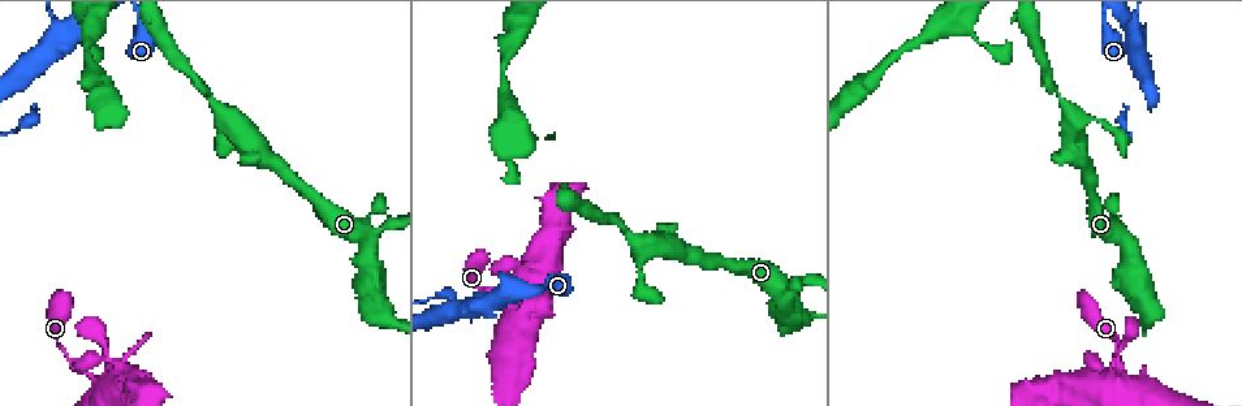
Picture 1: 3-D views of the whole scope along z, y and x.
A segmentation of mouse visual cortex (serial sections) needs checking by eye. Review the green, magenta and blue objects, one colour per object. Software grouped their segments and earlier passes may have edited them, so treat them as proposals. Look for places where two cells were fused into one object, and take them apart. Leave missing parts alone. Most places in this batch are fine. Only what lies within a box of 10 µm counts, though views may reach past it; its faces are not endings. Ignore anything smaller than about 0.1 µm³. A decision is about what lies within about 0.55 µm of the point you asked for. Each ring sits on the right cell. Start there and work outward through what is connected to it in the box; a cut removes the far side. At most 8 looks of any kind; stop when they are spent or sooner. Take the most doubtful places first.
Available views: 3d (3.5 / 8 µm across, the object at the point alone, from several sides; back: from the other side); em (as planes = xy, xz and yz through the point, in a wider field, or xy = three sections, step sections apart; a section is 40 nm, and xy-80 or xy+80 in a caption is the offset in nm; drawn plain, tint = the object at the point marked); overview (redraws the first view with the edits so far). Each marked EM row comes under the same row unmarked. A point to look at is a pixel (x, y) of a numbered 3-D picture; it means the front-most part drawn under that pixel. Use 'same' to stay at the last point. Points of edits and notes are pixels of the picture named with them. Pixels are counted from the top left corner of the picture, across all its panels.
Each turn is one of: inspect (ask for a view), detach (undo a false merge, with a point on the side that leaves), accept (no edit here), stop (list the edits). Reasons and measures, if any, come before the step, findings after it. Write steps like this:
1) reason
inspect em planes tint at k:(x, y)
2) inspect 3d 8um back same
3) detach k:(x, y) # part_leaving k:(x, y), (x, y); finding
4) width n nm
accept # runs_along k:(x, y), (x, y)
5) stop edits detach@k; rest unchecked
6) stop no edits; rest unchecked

inspect 3d 3.5um at 1:(96, 379)

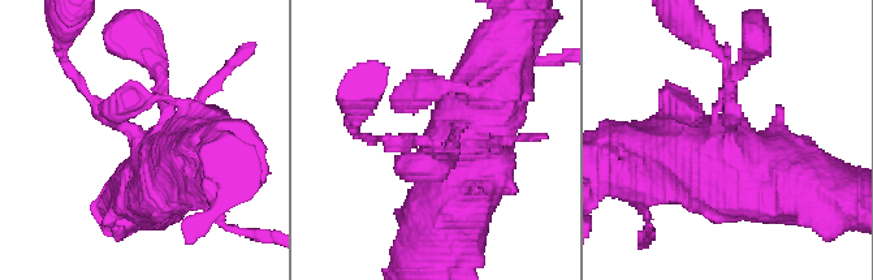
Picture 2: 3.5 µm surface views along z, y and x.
inspect em xy step 5 tint at 2:(140, 139)

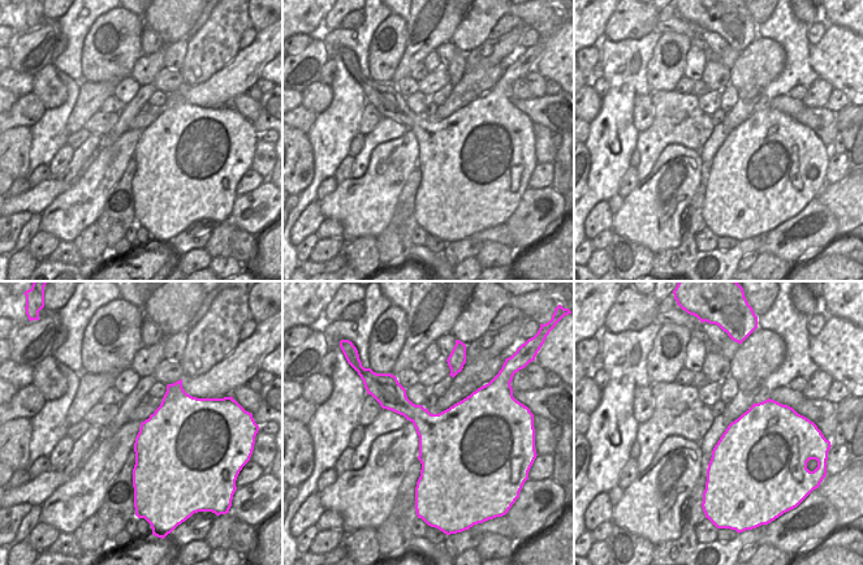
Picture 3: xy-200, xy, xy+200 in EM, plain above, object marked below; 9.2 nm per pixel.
another direction
inspect em xy step 3 tint same

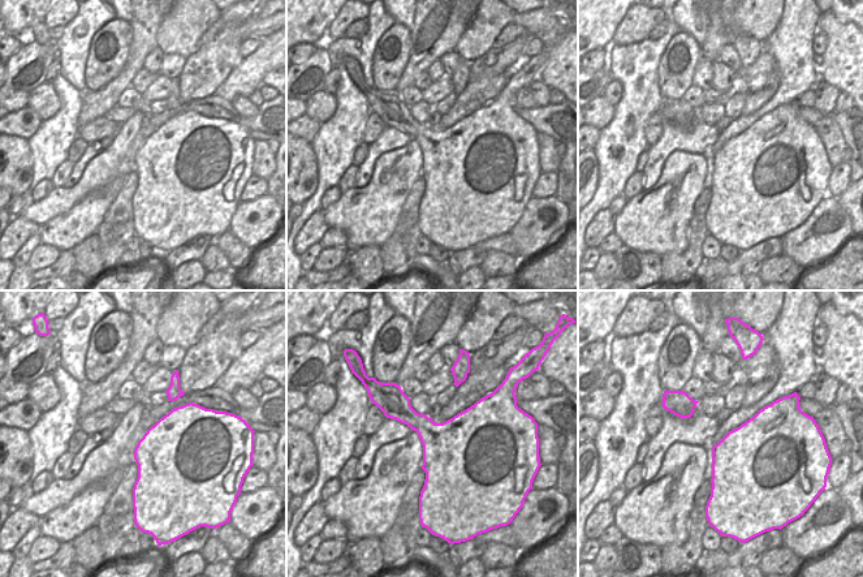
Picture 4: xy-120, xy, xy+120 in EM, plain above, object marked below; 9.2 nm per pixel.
accept # runs_along 2:(385, 141), (453, 143), (501, 70); continuous, no second cell

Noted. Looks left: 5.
three-way junction
inspect 3d 3.5um at 1:(223, 110)

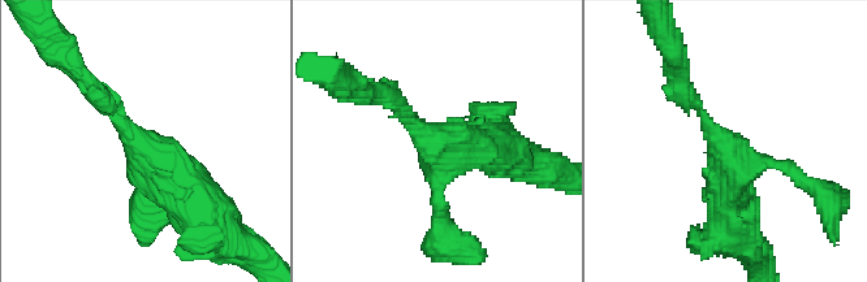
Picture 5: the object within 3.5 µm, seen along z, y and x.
arms 3; arm_widths 200, 200, 500 nm; now the EM
inspect em xy step 5 tint at 5:(726, 151)

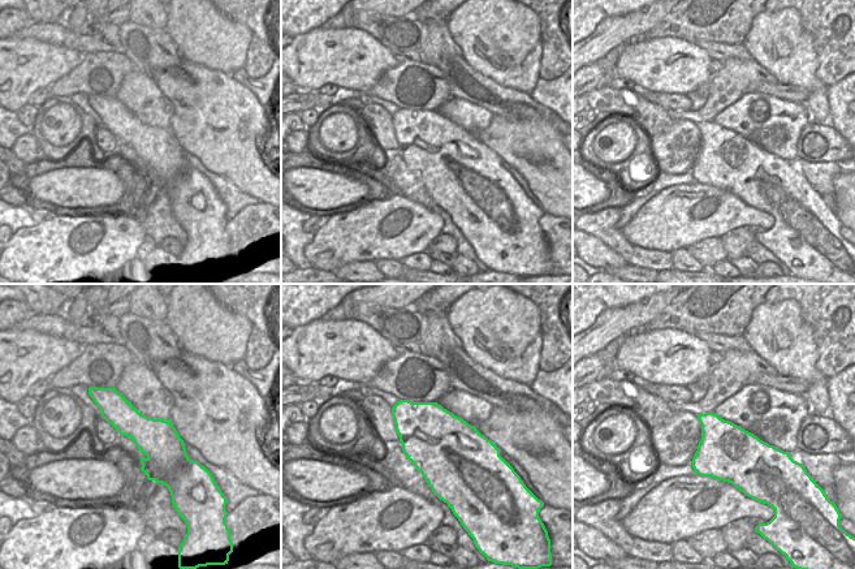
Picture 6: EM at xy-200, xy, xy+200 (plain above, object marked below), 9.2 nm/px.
accept # runs_along 5:(223, 230), (119, 122), (111, 102); continuous, no second cell

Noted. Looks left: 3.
a fork
inspect 3d 3.5um back at 1:(1134, 34)

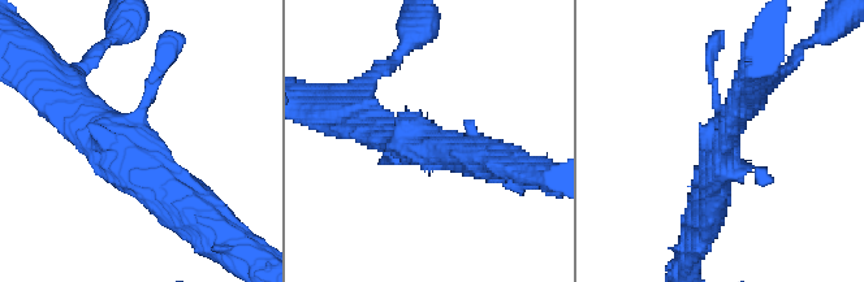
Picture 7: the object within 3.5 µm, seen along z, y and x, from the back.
arms 3; arm_widths 100, 400, 500 nm; now the EM
inspect em xy step 2 tint at 7:(115, 141)

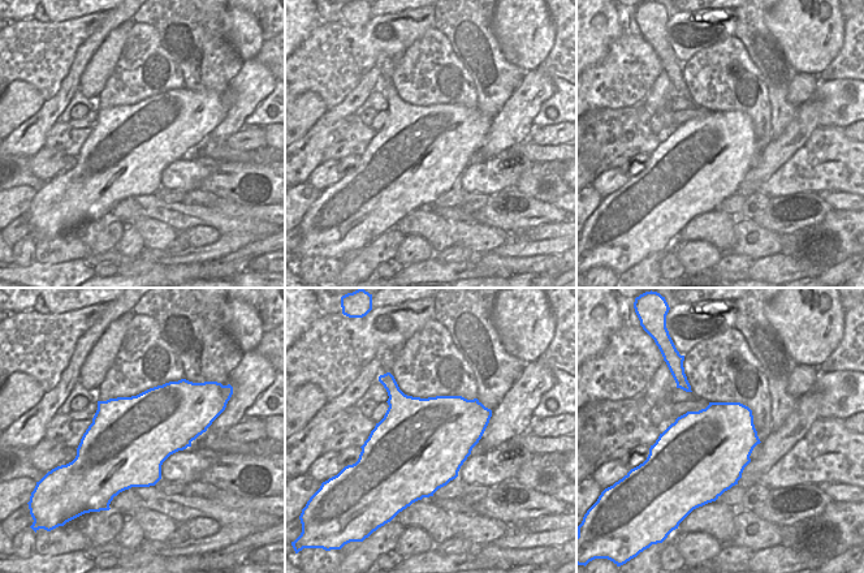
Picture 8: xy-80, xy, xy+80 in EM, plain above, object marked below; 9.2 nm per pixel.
inspect em xy step 5 tint same

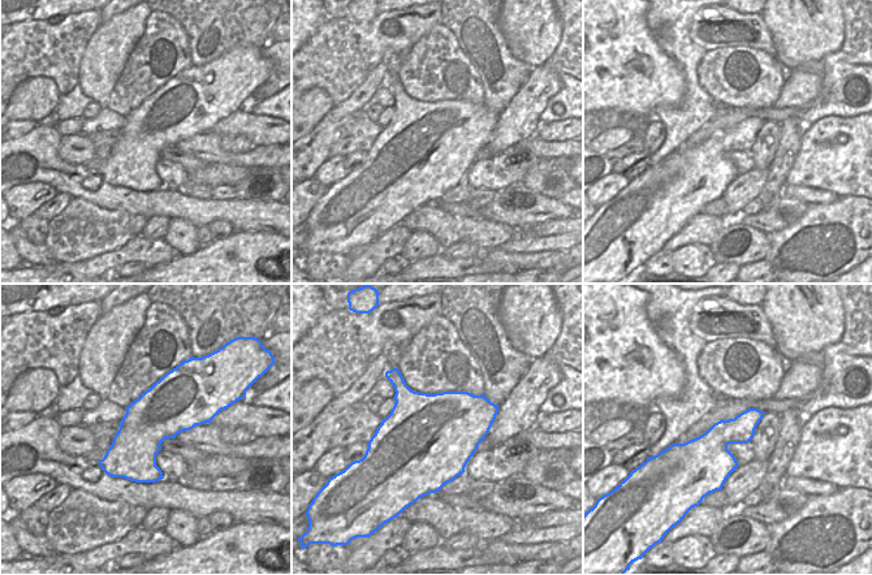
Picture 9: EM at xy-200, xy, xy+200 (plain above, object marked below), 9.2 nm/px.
accept # continuous, no second cell

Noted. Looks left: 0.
stop no edits; rest unchecked

